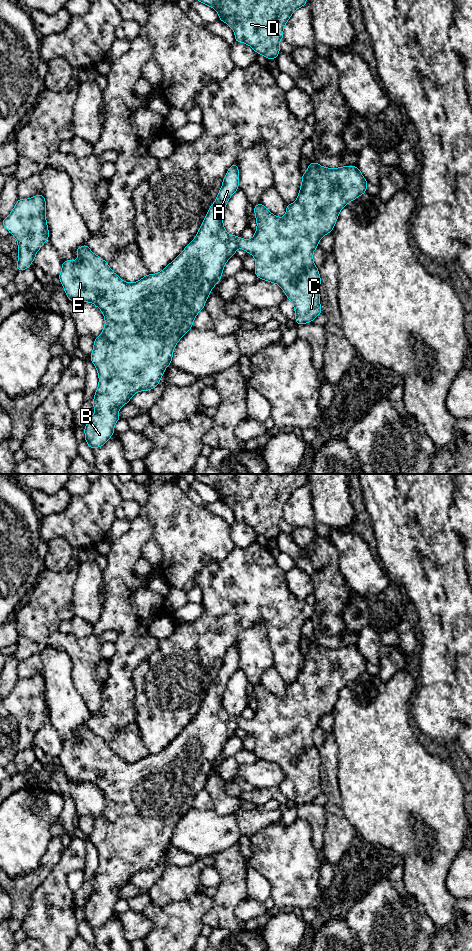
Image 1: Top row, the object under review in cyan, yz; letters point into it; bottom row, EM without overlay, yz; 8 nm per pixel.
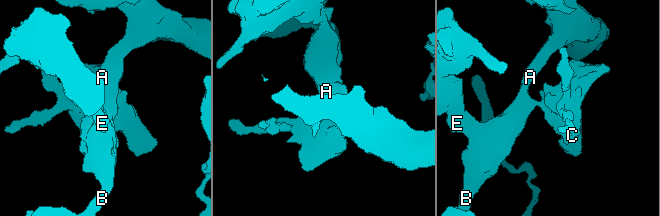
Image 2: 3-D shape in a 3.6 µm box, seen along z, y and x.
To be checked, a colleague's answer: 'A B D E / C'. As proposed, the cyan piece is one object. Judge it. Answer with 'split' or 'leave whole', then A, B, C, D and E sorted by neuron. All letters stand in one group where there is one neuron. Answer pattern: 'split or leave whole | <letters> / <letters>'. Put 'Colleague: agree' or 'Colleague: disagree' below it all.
leave whole | A B C D E
Colleague: disagree

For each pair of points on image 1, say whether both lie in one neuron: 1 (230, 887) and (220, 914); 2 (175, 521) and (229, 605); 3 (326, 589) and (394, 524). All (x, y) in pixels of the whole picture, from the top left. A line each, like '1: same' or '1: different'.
1: same
2: different
3: different

